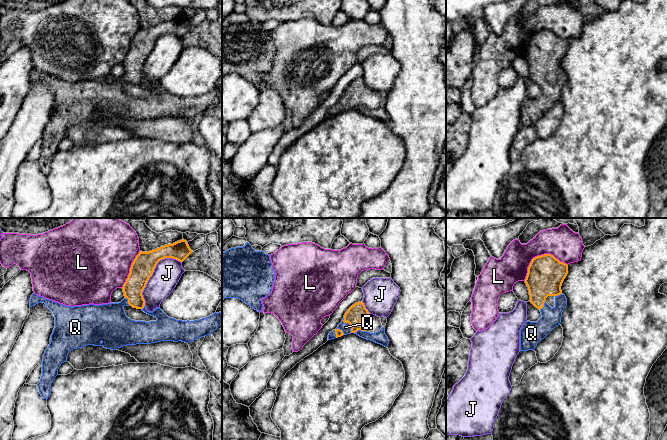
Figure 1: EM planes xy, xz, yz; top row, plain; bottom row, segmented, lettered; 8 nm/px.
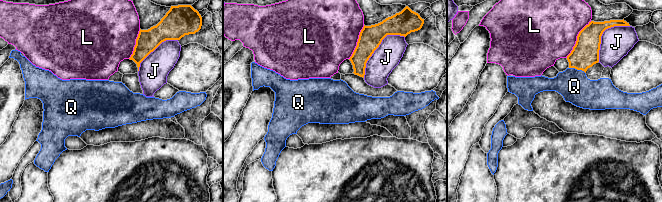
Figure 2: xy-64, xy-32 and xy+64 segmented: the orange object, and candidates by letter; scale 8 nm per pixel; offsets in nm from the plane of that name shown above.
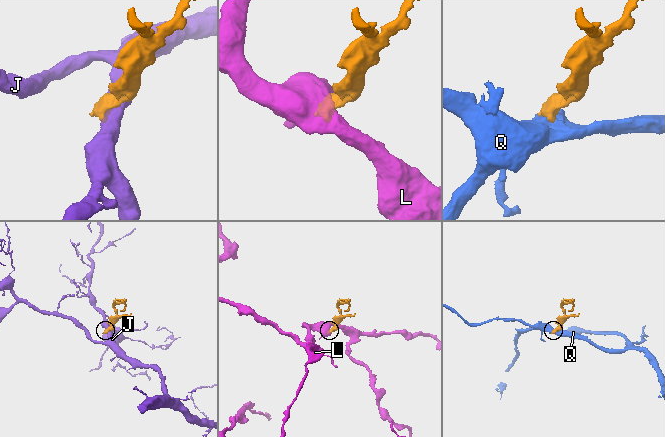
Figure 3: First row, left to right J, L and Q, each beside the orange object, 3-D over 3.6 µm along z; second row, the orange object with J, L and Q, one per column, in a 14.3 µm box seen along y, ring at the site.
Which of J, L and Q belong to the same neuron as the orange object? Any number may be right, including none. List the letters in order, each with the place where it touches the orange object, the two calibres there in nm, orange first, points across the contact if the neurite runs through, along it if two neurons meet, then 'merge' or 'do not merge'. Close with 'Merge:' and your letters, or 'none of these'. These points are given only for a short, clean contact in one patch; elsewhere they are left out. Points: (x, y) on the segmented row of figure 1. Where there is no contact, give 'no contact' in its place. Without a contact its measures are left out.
J: xy (153, 271) | 190/220 nm | do not merge
L: yz (539, 256) | 300/260 nm | do not merge
Q: xz (349, 323) | 140/80 nm | merge
Merge: Q

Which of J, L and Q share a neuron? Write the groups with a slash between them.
J / L / Q

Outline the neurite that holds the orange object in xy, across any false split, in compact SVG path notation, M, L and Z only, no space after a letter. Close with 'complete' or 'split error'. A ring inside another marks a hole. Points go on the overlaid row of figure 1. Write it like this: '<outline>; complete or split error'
M184 239L149 252L140 251L122 287L125 298L119 303L71 307L33 293L30 307L43 302L55 317L55 328L43 355L42 376L37 384L41 396L48 399L51 383L73 349L94 345L116 350L127 345L161 341L189 343L212 334L222 324L222 311L194 321L176 320L168 317L160 307L153 312L147 311L142 295L160 260L173 258L183 262L192 252ZM124 306L141 309L157 320L131 320L126 316Z; split error

